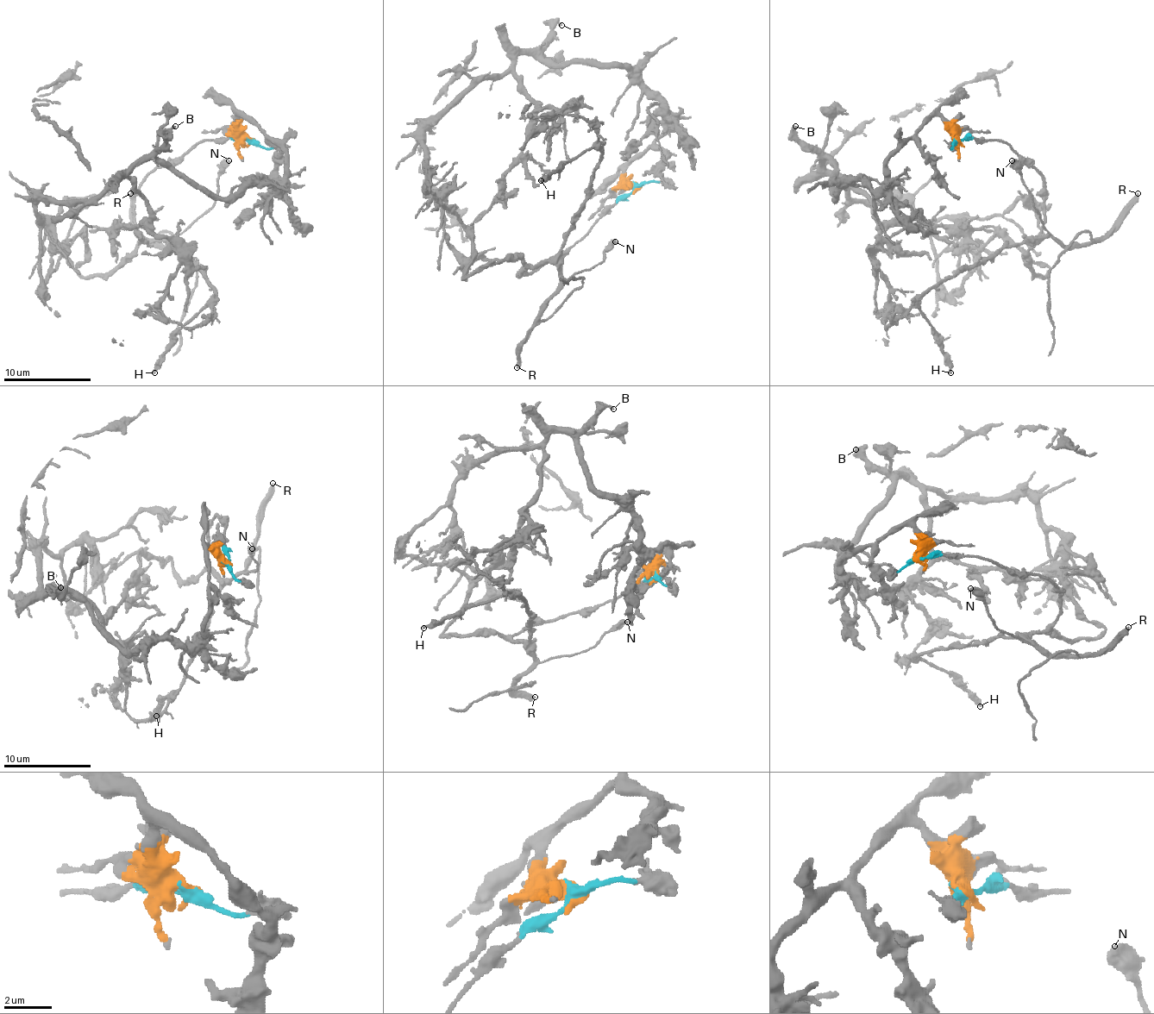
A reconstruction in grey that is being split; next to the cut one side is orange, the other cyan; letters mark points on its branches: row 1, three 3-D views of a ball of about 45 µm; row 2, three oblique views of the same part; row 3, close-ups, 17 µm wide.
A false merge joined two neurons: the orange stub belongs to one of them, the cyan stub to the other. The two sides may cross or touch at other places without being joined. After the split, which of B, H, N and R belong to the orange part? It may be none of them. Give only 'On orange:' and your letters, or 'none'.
On orange: B

